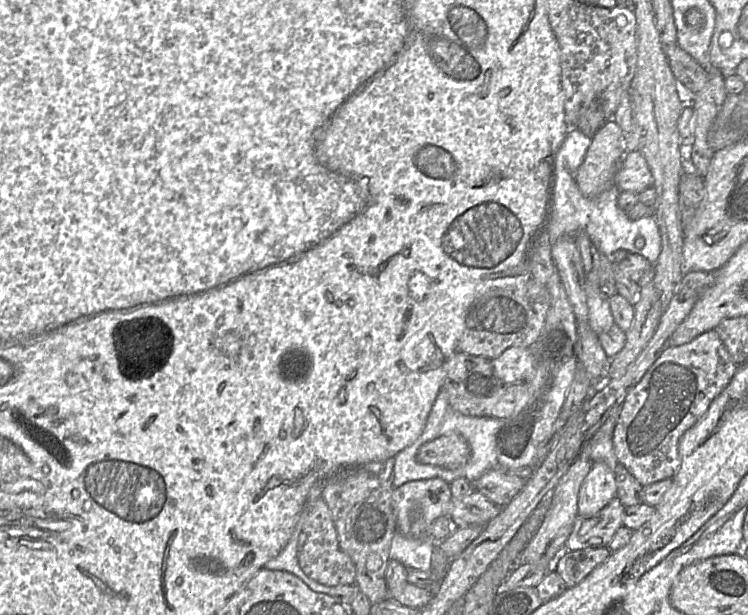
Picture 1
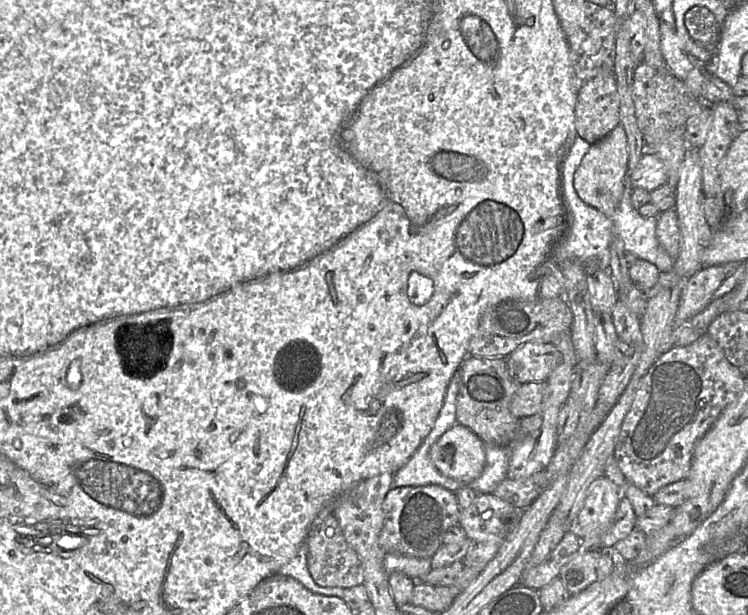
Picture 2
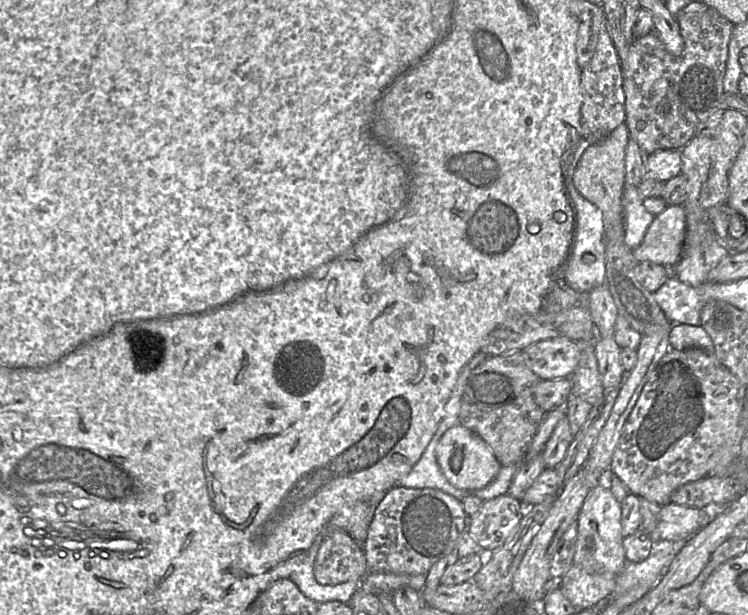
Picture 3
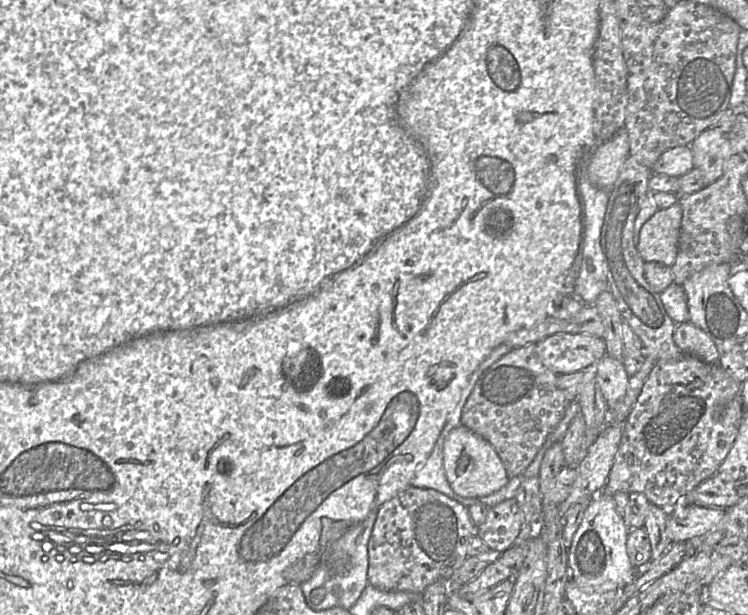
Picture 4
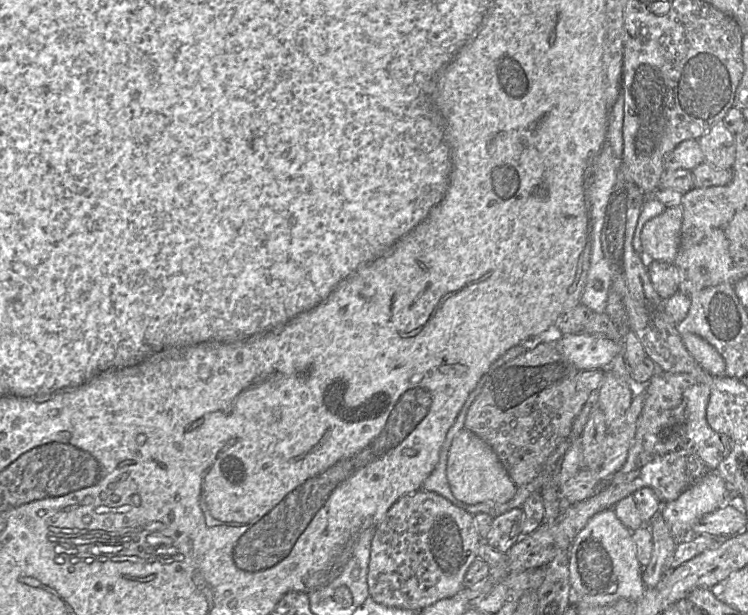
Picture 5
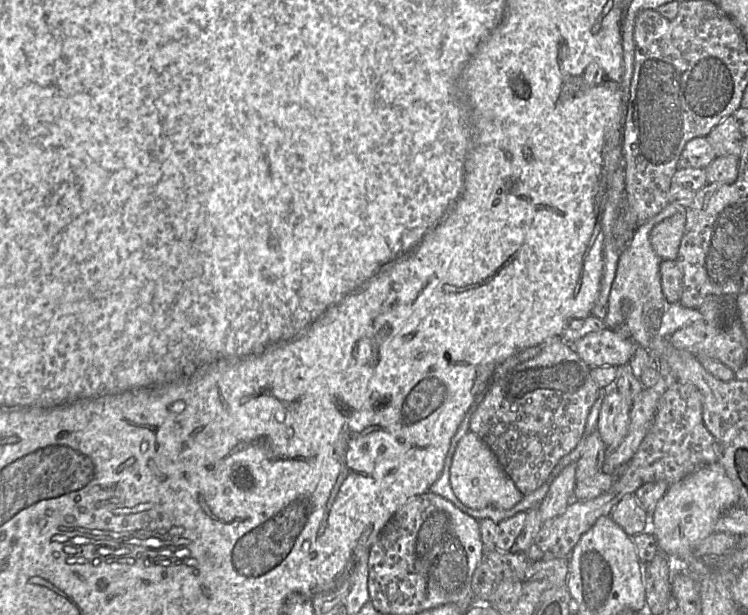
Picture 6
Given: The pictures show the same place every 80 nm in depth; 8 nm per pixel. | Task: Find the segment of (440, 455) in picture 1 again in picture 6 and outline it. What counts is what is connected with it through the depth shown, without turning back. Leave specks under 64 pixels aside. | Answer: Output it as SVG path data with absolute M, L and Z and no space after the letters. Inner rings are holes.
M471 431L456 444L450 466L450 485L455 496L465 506L477 510L486 507L509 510L524 496L506 474L490 447Z

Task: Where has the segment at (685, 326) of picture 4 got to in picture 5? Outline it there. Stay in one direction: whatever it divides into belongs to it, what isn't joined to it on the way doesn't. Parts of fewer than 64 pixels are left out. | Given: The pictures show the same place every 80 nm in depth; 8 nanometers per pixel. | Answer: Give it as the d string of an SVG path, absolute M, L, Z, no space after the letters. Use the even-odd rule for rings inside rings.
M693 333L680 336L686 349L704 370L715 377L726 375L723 358L708 341Z

